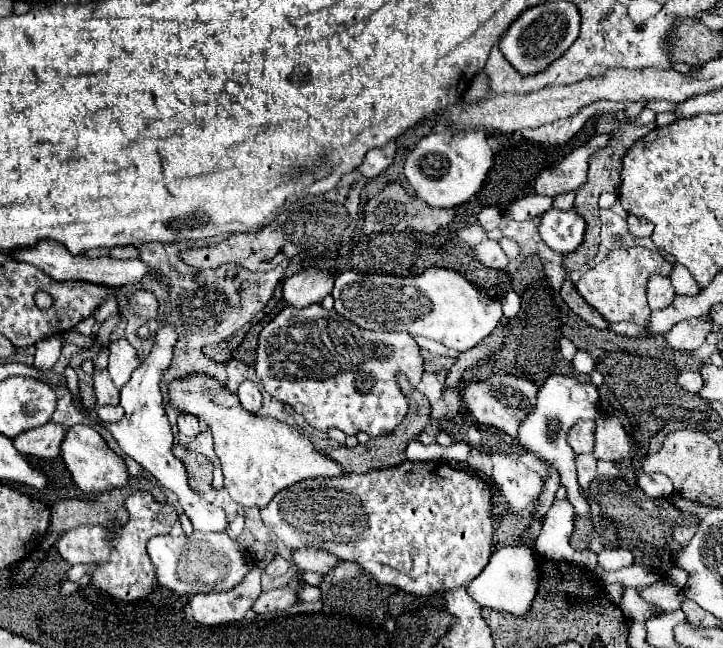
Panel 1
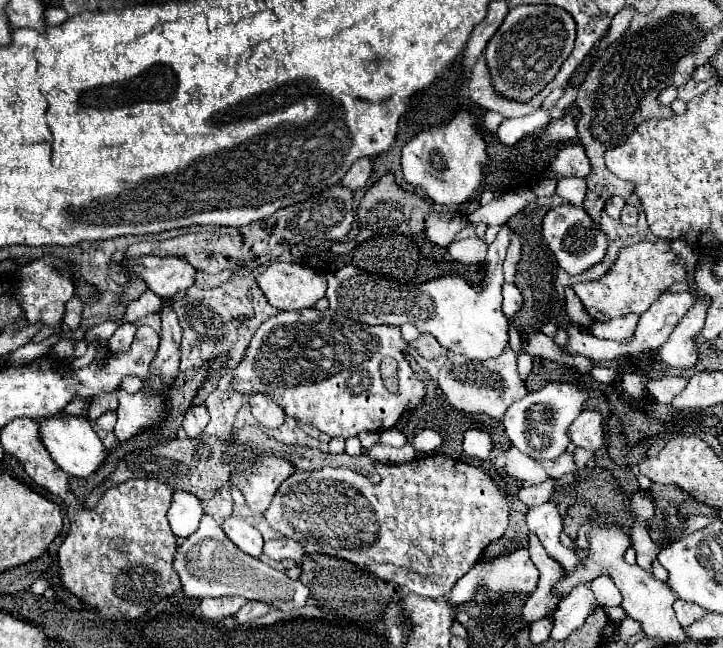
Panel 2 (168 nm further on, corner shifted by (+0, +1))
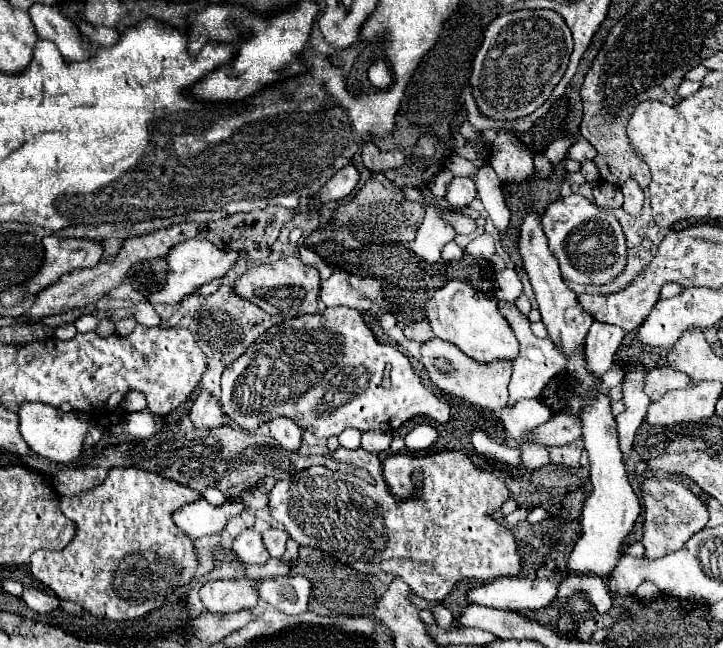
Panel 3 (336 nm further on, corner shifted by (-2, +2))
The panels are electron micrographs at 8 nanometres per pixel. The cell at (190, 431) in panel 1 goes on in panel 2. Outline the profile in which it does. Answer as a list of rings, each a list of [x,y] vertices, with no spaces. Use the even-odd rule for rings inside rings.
[[[196,405],[196,407],[190,407],[186,411],[186,417],[184,417],[184,431],[188,433],[188,437],[198,437],[202,433],[202,429],[208,425],[210,417],[208,417],[208,411],[204,405]]]

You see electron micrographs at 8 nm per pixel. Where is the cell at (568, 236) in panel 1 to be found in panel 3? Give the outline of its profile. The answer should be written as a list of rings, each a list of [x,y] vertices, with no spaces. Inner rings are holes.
[[[570,194],[548,204],[542,216],[542,226],[548,238],[548,246],[560,262],[564,280],[600,286],[612,282],[622,274],[628,260],[626,236],[620,222],[610,210],[598,208],[594,202],[586,200],[580,194]]]

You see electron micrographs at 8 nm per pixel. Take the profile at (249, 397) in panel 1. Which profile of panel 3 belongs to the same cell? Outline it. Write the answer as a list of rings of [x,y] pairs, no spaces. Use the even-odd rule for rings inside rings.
[[[274,418],[268,422],[268,428],[270,428],[270,436],[276,438],[280,442],[282,448],[290,450],[290,452],[296,452],[302,444],[302,428],[296,426],[290,418]]]

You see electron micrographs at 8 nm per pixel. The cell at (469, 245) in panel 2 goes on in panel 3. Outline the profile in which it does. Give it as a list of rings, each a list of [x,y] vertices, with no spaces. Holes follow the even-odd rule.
[[[448,242],[444,248],[442,248],[442,260],[444,262],[450,262],[450,260],[460,260],[464,254],[464,250],[456,244],[456,242]]]

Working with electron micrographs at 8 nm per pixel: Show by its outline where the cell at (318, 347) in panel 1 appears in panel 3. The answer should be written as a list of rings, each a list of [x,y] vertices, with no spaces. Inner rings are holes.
[[[338,306],[338,308],[326,308],[324,314],[304,314],[304,316],[298,316],[298,318],[292,318],[292,320],[284,320],[276,326],[272,326],[270,330],[266,330],[254,344],[250,344],[250,348],[238,358],[234,360],[230,366],[226,366],[226,370],[222,372],[222,396],[220,396],[220,402],[222,402],[222,410],[224,414],[236,424],[240,426],[242,430],[256,430],[260,428],[262,424],[270,422],[272,418],[278,418],[278,416],[286,416],[290,420],[294,420],[302,430],[308,430],[312,432],[316,438],[330,438],[330,436],[338,436],[340,432],[344,432],[346,428],[356,428],[360,432],[370,432],[370,430],[380,430],[380,432],[394,432],[398,430],[406,420],[414,418],[414,416],[430,416],[432,420],[444,424],[450,420],[450,404],[446,400],[440,400],[436,398],[422,382],[420,378],[414,374],[412,366],[410,366],[410,360],[400,352],[396,350],[394,346],[390,344],[380,344],[376,340],[376,336],[372,334],[372,330],[368,328],[368,324],[364,322],[364,316],[354,310],[354,308],[344,308],[344,306]],[[386,366],[392,366],[392,386],[390,388],[382,388],[382,374],[384,374],[384,368]]]

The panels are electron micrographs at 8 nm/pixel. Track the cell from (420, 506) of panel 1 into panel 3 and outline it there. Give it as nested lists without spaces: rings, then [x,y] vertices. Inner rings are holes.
[[[340,446],[332,452],[332,458],[336,462],[346,462],[352,468],[364,468],[369,474],[360,474],[358,478],[352,474],[334,472],[326,466],[312,466],[288,480],[276,482],[268,494],[272,518],[282,522],[290,538],[294,538],[298,544],[322,548],[324,552],[364,574],[392,572],[394,576],[400,576],[410,588],[414,588],[416,596],[428,602],[444,600],[444,596],[450,594],[454,584],[462,578],[494,580],[498,576],[518,576],[520,556],[516,552],[516,542],[510,528],[488,518],[488,514],[496,512],[504,504],[508,498],[508,488],[492,472],[478,470],[468,456],[460,452],[446,452],[446,468],[442,468],[438,476],[434,476],[434,472],[426,472],[426,464],[420,460],[418,468],[424,474],[422,488],[418,496],[410,496],[406,500],[398,500],[390,494],[382,478],[380,458],[376,454],[366,452],[361,447],[348,450]]]

